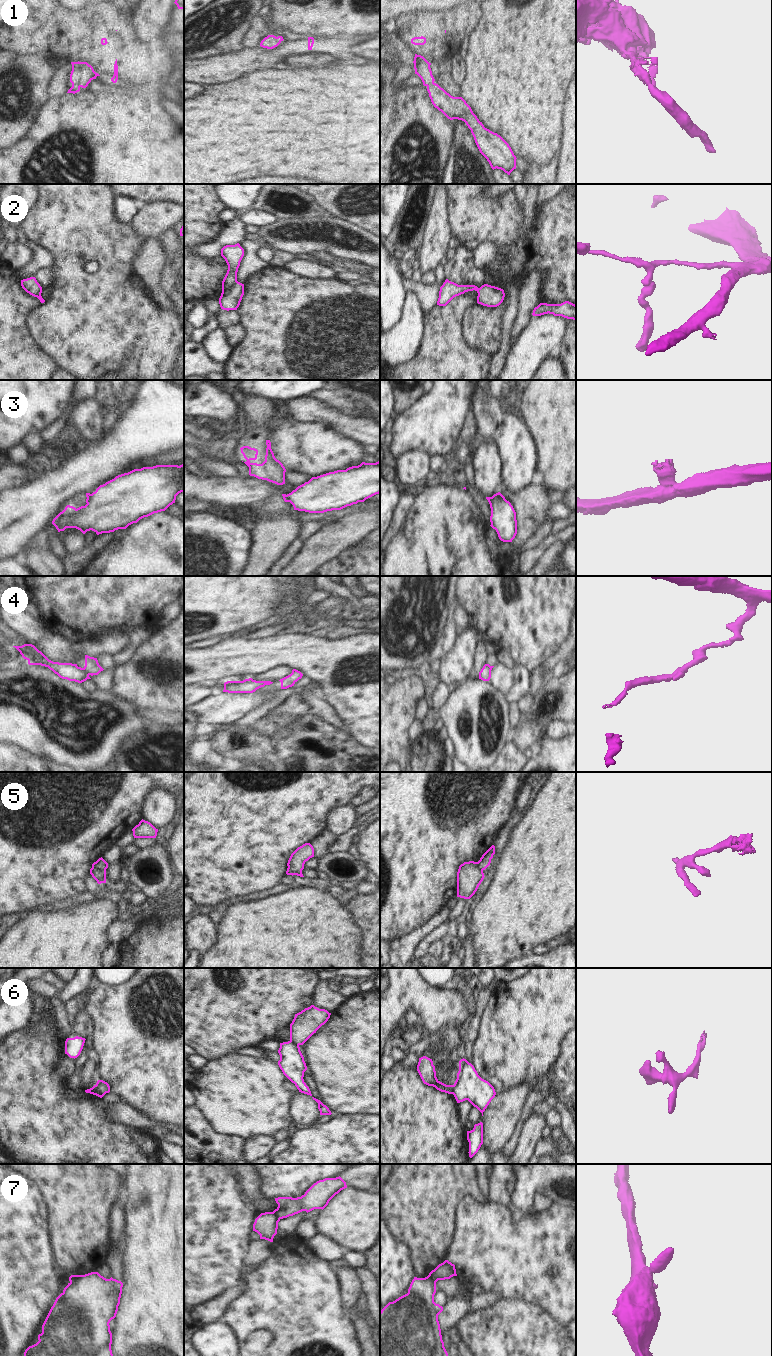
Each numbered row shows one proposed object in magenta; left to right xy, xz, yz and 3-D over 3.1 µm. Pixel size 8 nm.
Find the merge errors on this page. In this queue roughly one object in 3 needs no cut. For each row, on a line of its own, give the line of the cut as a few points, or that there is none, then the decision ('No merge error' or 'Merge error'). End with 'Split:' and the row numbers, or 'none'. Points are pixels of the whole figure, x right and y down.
1: No split. No merge error
2: Split along xz (237, 281), (227, 289), (222, 290). Merge error
3: Split along xy (65, 507), (75, 509). Merge error
4: Split along xy (78, 667), (89, 674). Merge error
5: Split along xy (92, 867), (105, 871). Merge error
6: Split along xy (94, 1085), (96, 1094). Merge error
7: Split along xz (273, 1211), (280, 1218). Merge error
Split: 2, 3, 4, 5, 6, 7.

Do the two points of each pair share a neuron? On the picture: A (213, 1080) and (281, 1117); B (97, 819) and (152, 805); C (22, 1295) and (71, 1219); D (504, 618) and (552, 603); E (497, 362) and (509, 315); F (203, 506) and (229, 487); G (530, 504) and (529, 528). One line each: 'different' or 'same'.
A: same
B: different
C: different
D: same
E: same
F: different
G: same

